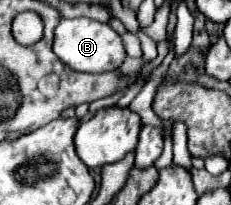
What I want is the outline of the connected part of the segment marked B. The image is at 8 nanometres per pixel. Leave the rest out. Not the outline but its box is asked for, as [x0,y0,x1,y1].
[52,18,126,72]

